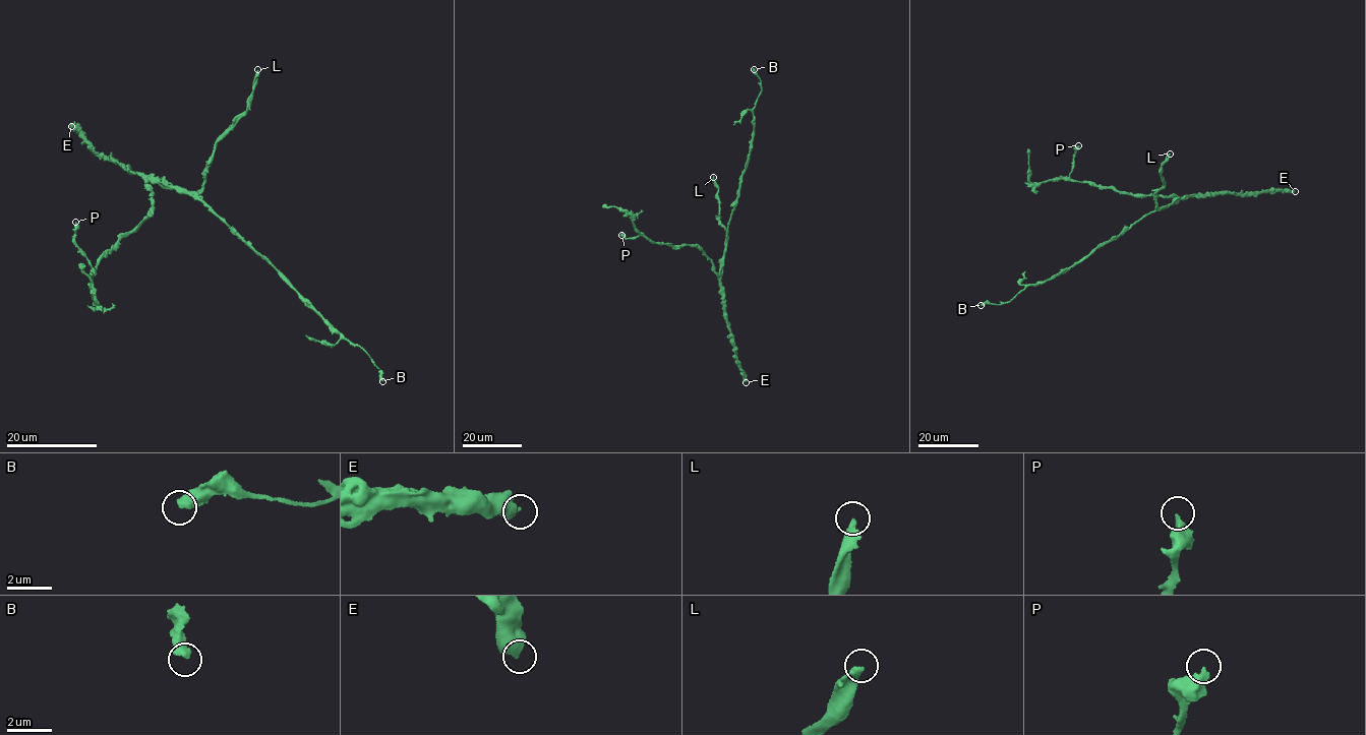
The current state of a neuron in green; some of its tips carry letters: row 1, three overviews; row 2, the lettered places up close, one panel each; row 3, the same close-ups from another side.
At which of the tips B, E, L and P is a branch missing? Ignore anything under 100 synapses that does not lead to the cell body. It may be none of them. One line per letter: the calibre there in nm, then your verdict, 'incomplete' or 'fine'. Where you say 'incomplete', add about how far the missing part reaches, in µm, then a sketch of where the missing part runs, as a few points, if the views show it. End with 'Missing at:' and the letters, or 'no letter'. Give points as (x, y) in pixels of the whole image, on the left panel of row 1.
B: 440 nm thick; fine
E: 550 nm thick; fine
L: 320 nm thick; incomplete; about 70 µm are missing
P: 360 nm thick; fine
Missing at: L

